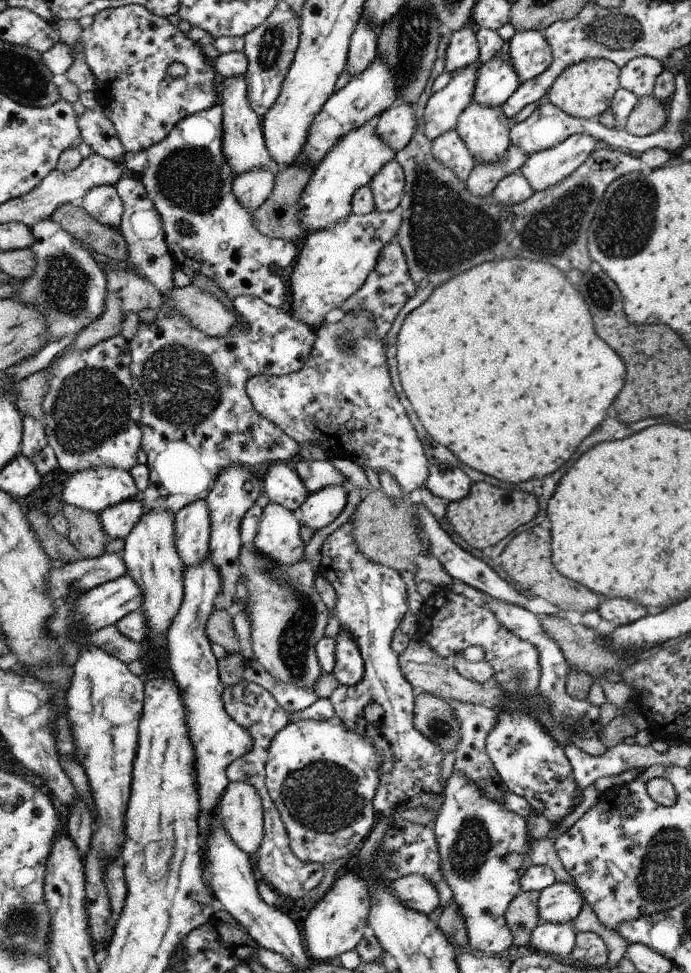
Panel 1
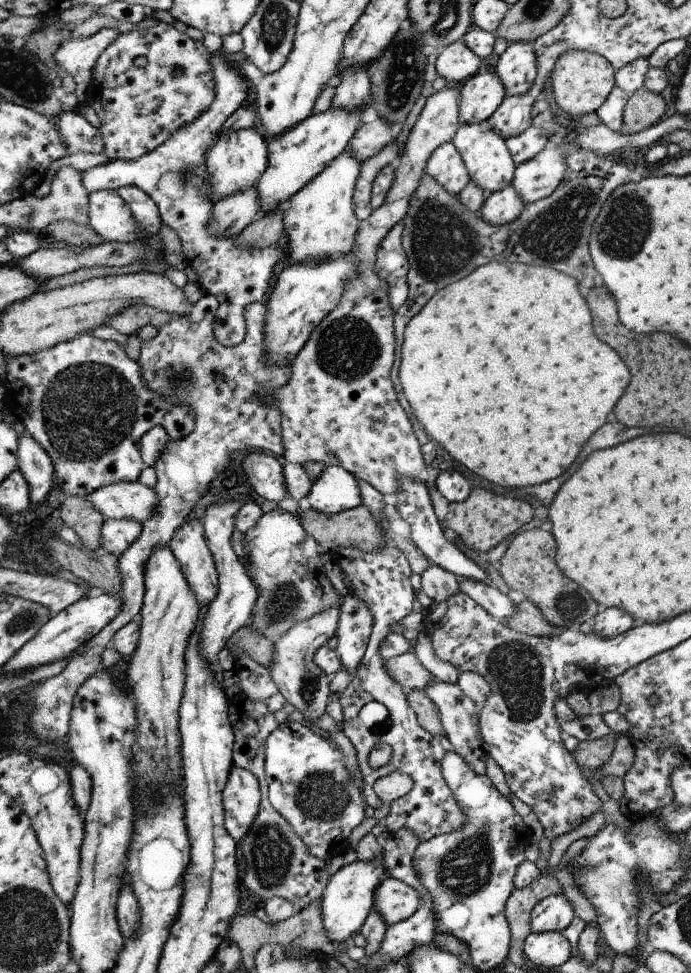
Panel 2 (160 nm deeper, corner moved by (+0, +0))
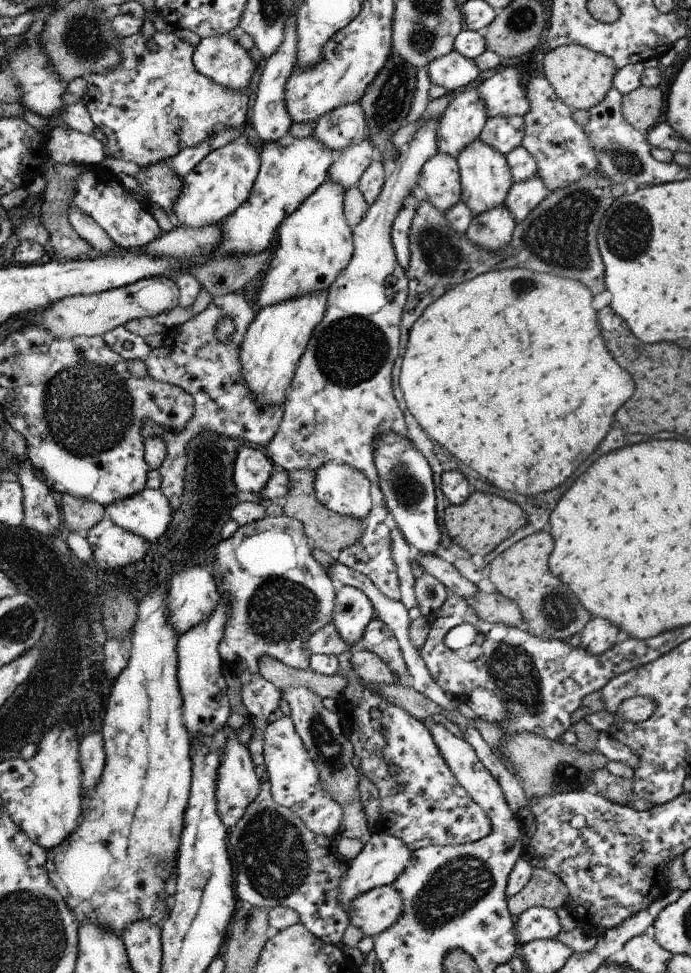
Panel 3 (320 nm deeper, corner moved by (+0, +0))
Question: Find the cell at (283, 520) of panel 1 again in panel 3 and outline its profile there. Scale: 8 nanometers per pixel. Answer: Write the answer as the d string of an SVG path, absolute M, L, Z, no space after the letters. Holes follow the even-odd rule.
M283 514L282 516L269 516L266 515L263 519L239 526L232 536L227 539L221 539L215 545L215 569L210 569L210 574L214 576L216 584L218 584L218 590L221 594L221 599L227 599L232 601L232 616L228 622L228 628L220 642L220 653L221 659L225 662L226 667L234 670L236 675L240 678L242 684L242 701L246 706L250 716L258 721L266 723L268 716L274 716L274 713L280 715L285 712L285 703L283 698L283 692L279 691L272 682L266 680L261 673L261 666L264 664L263 661L266 657L272 657L280 662L283 662L289 667L294 667L295 669L308 669L309 660L312 658L313 654L307 648L309 638L318 632L322 627L325 627L328 623L333 622L333 612L336 606L336 588L333 584L332 578L324 570L322 565L318 563L312 557L312 549L314 545L310 542L308 537L303 531L303 524L296 519L290 518L288 515Z

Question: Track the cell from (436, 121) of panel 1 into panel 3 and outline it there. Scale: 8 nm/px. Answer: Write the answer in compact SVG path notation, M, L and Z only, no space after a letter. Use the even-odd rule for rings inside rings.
M440 119L438 121L431 121L430 123L423 123L423 126L414 135L414 138L409 142L408 151L404 155L398 154L398 158L394 159L394 171L385 180L384 190L380 194L380 198L376 202L369 205L369 209L365 214L365 219L357 224L353 229L353 258L352 262L348 267L338 275L338 278L332 286L327 290L329 292L328 296L328 306L325 312L324 318L322 318L321 323L318 324L316 330L313 332L312 338L309 340L308 346L305 348L304 354L301 356L299 366L296 370L296 378L293 379L292 387L290 388L288 399L282 408L284 409L284 416L281 420L279 430L274 436L272 442L268 443L265 448L265 453L267 457L272 461L274 466L282 466L282 470L289 473L290 471L300 471L301 469L310 469L317 471L326 463L348 463L350 466L357 468L360 472L365 473L367 477L375 485L380 484L380 476L377 472L375 464L375 452L376 452L376 442L381 438L382 435L388 434L392 431L393 433L407 437L407 424L403 415L403 412L398 406L396 397L393 393L393 382L392 382L392 366L394 360L398 356L398 340L400 338L400 320L401 314L405 312L405 304L407 303L409 296L409 277L406 276L405 270L401 265L400 261L397 259L396 249L393 247L392 232L393 224L400 214L400 210L406 204L410 194L417 193L418 180L420 174L424 169L425 164L429 159L432 159L434 155L439 152L438 146L438 126L440 126Z

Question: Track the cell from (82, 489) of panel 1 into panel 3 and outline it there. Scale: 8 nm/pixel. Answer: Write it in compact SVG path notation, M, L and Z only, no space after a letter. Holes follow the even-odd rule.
M148 488L105 509L106 516L123 529L144 537L150 544L154 544L168 530L175 513L165 493Z

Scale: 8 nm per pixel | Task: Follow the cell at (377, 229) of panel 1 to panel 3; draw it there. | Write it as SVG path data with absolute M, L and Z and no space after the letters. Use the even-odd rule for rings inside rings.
M328 291L304 295L260 309L249 327L240 350L242 378L260 404L284 406L301 356L328 306Z

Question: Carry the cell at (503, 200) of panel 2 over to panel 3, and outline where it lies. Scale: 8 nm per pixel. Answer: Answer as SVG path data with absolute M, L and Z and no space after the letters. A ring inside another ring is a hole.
M505 206L496 207L479 214L465 235L478 248L499 251L510 244L516 223Z

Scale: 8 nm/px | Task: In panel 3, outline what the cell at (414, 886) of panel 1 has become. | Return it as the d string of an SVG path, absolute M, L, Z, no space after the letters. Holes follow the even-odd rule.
M390 884L367 890L349 902L349 922L369 937L380 935L404 912L401 894Z

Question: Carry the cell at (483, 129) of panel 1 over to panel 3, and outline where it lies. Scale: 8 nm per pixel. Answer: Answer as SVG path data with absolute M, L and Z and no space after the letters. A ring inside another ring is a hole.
M478 138L455 159L460 164L461 201L468 205L475 218L487 210L504 206L508 191L514 182L508 160L500 150Z

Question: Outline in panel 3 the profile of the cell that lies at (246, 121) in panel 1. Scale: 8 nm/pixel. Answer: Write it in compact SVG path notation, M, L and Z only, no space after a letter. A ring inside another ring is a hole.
M245 139L234 140L209 152L182 178L184 188L171 216L174 226L197 229L222 223L249 199L260 168L261 156Z

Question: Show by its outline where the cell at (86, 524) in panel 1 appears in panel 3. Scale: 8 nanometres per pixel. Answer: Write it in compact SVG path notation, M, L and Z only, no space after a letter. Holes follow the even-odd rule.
M62 495L60 511L64 516L64 526L70 532L86 534L105 516L107 510L97 502L79 499L70 495Z

